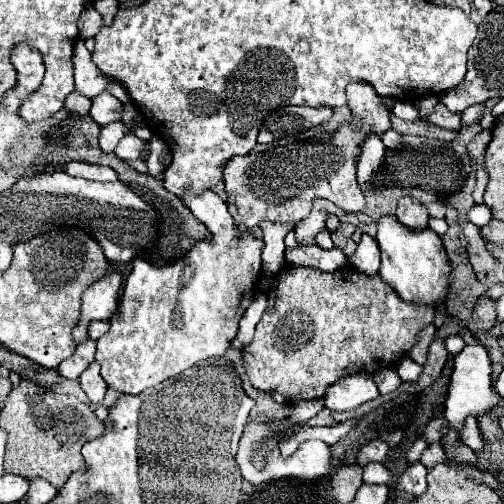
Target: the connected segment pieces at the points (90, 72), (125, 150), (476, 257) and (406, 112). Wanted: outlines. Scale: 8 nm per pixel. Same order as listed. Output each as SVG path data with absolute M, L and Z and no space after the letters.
M78 38L73 47L72 62L74 66L74 82L77 90L85 94L87 98L93 98L101 92L115 94L123 104L133 104L127 96L127 90L119 84L119 80L105 76L95 64L93 64L91 52L87 50L84 40Z
M127 134L115 148L115 154L121 158L121 160L137 160L141 158L143 154L143 148L145 148L145 142L135 138L133 134Z
M471 222L465 224L465 238L469 242L469 260L473 264L473 270L479 274L489 274L495 270L495 258L487 252L483 238L479 236L479 228Z
M397 100L391 111L401 120L411 120L411 122L419 120L419 114L417 114L417 110L415 110L415 106L413 106L413 104L410 102Z

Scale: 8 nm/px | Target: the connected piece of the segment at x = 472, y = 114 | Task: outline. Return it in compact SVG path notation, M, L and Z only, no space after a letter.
M473 104L471 108L465 108L465 112L459 114L461 116L461 126L471 126L473 122L481 120L483 112L485 112L485 104Z

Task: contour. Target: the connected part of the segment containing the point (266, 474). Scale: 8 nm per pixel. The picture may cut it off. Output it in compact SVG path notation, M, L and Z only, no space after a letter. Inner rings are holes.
M249 420L245 426L245 432L239 442L237 450L237 464L241 470L241 476L249 484L263 484L269 480L279 478L297 478L297 480L319 480L331 470L331 456L325 452L325 442L306 441L289 458L281 458L277 448L277 426L267 424L263 420ZM317 444L317 446L315 446ZM315 450L315 452L311 452ZM319 450L319 452L317 452Z

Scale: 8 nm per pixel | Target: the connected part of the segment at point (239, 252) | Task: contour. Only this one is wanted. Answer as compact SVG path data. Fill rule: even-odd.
M211 190L203 192L201 196L187 192L183 194L183 202L195 214L195 218L207 226L211 232L211 242L207 246L193 246L183 260L177 260L171 266L153 266L147 260L135 258L133 270L125 280L117 316L111 316L109 320L111 330L97 340L95 360L101 364L101 376L109 388L121 394L139 394L167 378L179 376L197 362L211 356L223 356L237 336L239 320L257 292L255 284L261 272L263 240L251 236L249 232L237 232L227 204Z

